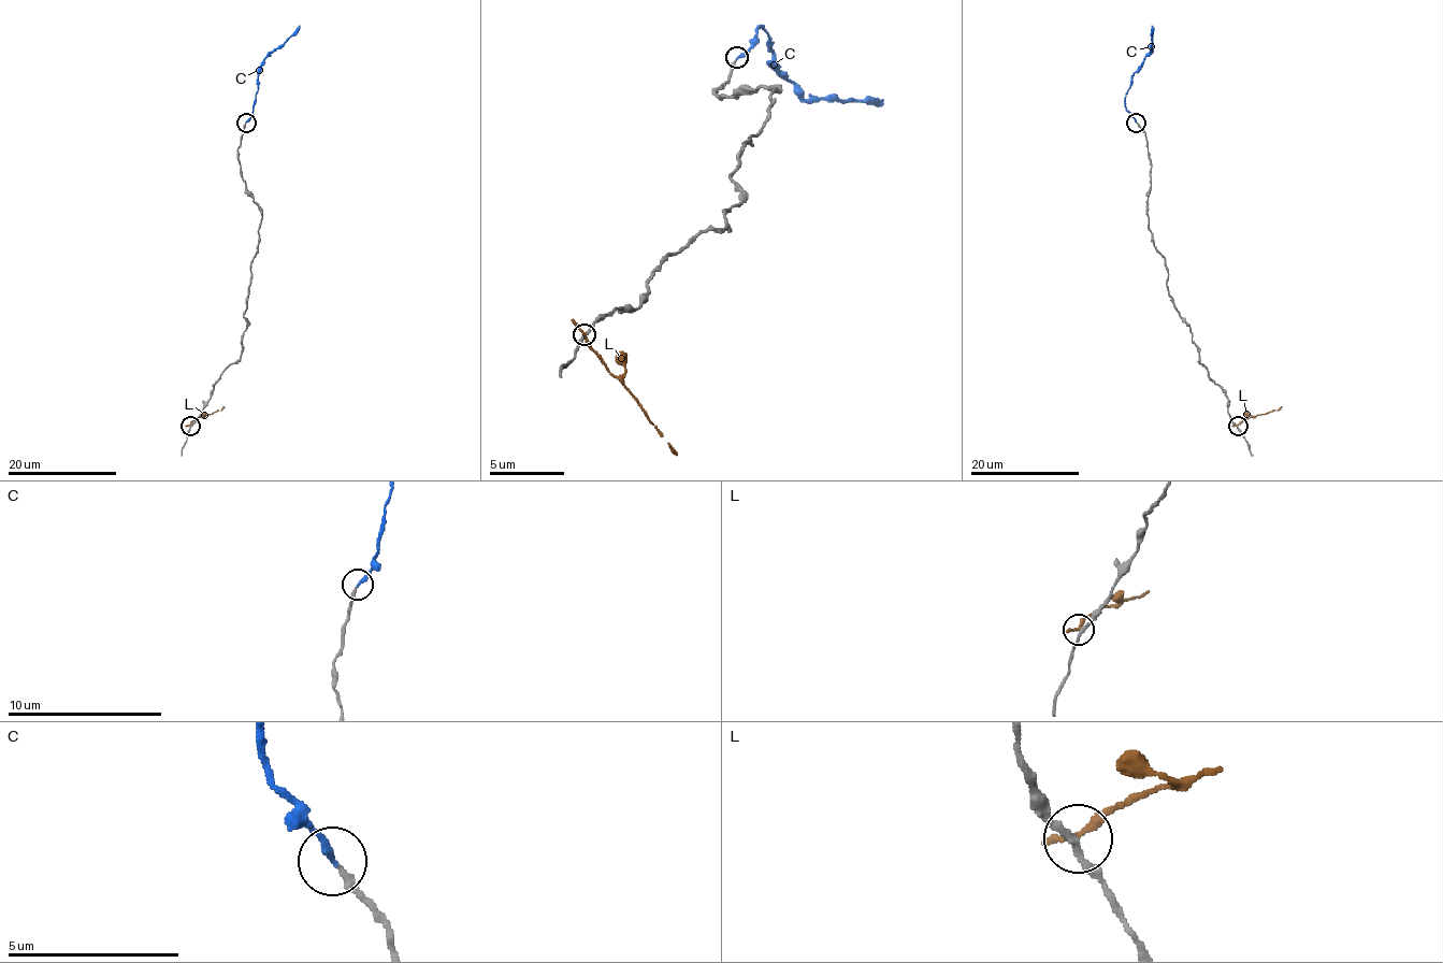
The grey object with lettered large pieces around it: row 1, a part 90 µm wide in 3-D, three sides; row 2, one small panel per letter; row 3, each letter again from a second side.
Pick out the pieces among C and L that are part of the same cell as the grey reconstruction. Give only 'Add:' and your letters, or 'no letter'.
Add: C

